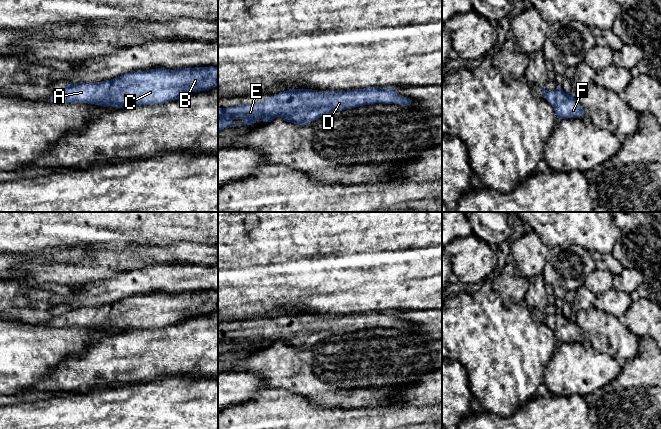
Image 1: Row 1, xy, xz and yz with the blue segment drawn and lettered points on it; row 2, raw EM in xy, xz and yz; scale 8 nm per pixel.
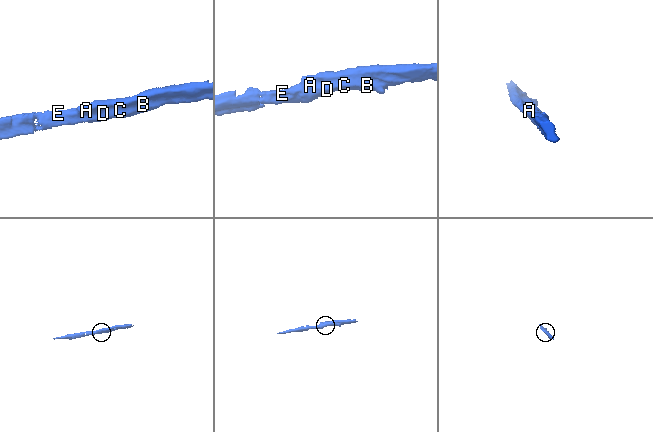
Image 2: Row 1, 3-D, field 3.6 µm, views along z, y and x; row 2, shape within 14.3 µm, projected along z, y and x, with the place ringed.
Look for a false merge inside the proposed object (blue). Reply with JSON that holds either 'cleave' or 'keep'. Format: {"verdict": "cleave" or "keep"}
{"verdict": "keep"}

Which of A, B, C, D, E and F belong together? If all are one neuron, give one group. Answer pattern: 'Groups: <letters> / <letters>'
Groups: A B C D E F

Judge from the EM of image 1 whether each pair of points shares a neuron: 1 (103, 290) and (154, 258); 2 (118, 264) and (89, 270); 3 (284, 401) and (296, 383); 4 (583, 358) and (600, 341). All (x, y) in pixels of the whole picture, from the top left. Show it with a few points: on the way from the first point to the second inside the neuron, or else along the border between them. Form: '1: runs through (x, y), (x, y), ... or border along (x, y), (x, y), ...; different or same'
1: border along (161, 264), (122, 270), (115, 274); different
2: runs through (111, 264), (96, 264); same
3: border along (269, 387), (293, 392), (308, 398); different
4: border along (590, 342), (597, 351), (605, 353), (614, 359); different

